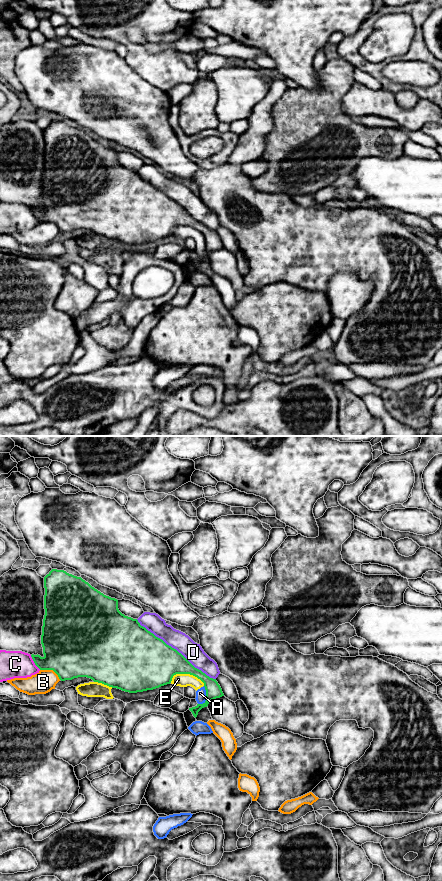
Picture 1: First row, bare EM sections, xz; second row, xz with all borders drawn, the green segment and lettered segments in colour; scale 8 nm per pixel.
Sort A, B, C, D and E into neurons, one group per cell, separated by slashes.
A E / B / C / D

